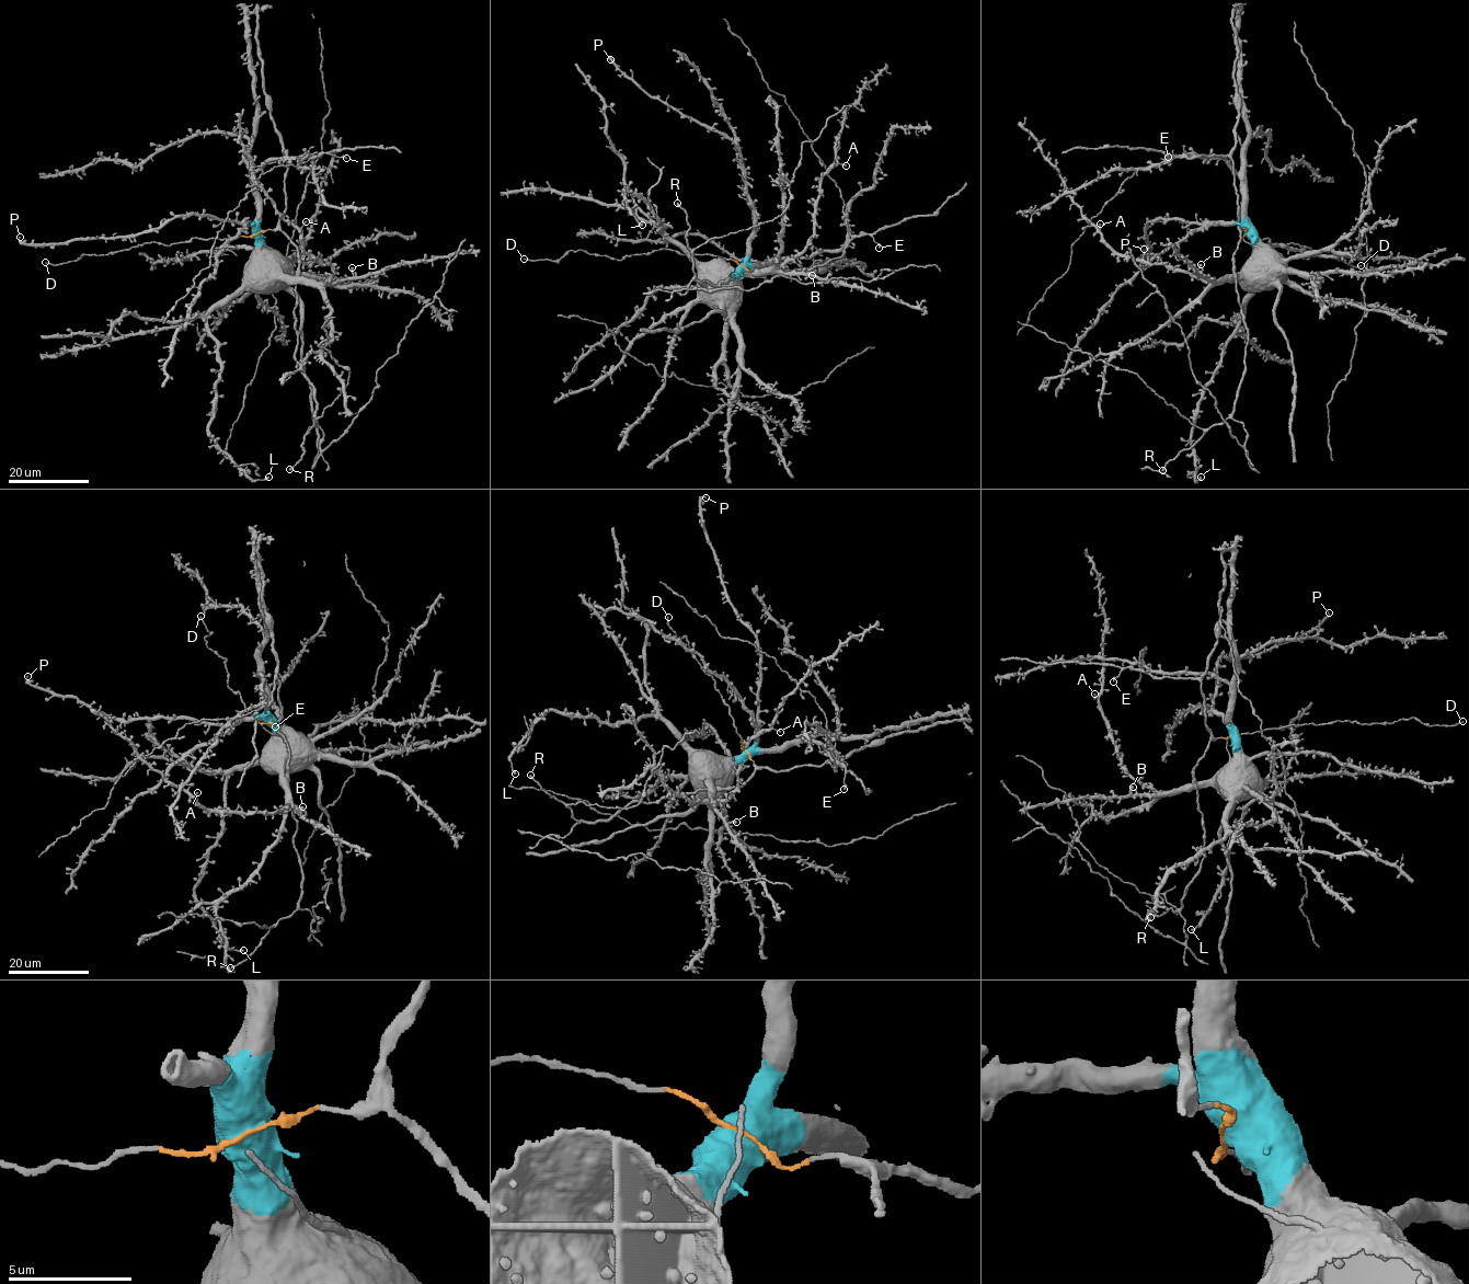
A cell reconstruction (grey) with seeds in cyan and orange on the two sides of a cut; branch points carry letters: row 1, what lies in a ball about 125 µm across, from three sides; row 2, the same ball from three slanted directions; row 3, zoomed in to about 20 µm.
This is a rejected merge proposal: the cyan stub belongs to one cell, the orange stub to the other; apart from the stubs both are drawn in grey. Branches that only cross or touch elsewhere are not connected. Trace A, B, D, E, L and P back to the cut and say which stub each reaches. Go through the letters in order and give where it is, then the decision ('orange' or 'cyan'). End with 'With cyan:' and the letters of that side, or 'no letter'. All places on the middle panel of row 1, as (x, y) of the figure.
A: place (846, 165); cyan
B: place (812, 275); cyan
D: place (524, 259); orange
E: place (879, 248); orange
L: place (642, 225); cyan
P: place (610, 59); cyan
With cyan: A, B, L, P

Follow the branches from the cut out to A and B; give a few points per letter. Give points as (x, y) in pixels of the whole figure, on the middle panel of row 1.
A: (742, 266), (735, 277), (769, 273), (803, 250), (813, 231), (818, 181), (835, 165), (846, 165)
B: (742, 266), (734, 276), (812, 275)

